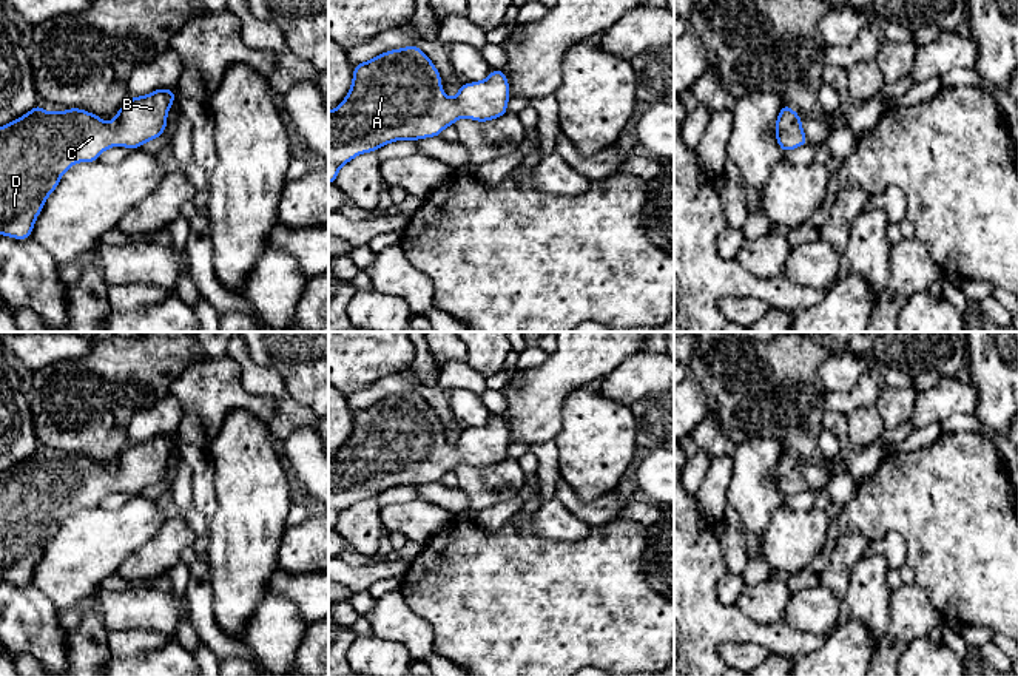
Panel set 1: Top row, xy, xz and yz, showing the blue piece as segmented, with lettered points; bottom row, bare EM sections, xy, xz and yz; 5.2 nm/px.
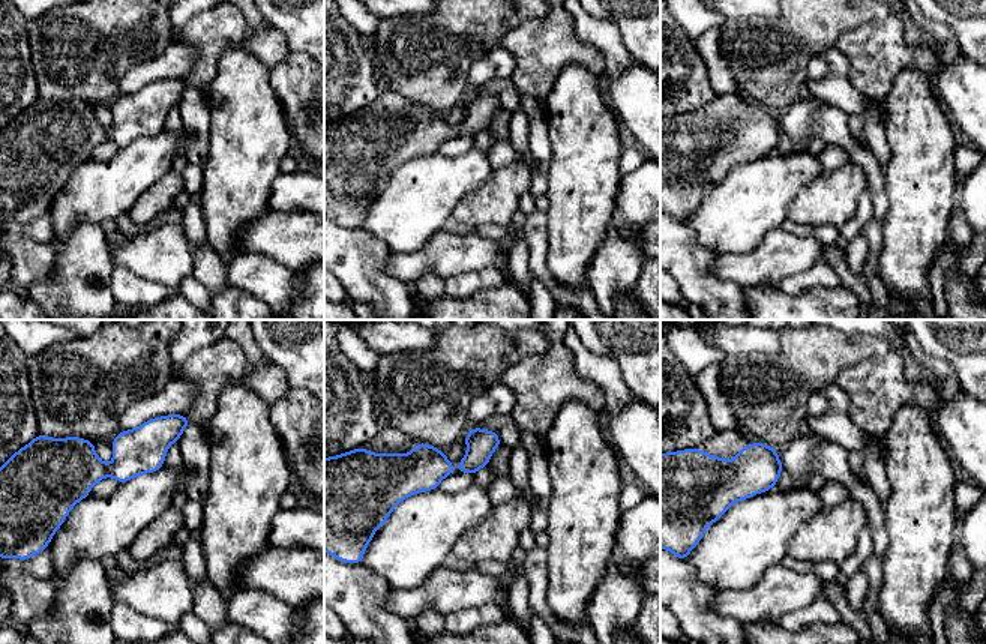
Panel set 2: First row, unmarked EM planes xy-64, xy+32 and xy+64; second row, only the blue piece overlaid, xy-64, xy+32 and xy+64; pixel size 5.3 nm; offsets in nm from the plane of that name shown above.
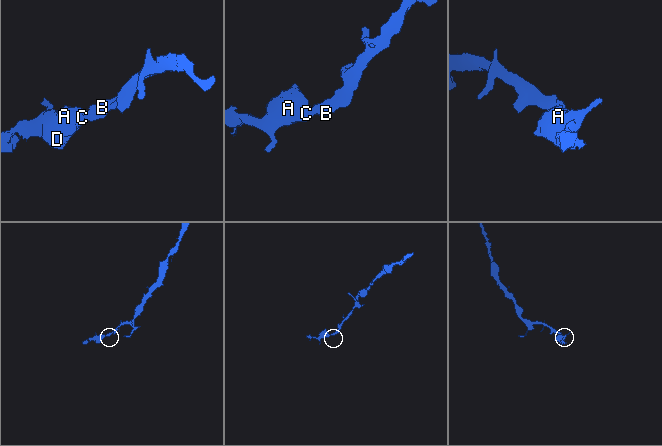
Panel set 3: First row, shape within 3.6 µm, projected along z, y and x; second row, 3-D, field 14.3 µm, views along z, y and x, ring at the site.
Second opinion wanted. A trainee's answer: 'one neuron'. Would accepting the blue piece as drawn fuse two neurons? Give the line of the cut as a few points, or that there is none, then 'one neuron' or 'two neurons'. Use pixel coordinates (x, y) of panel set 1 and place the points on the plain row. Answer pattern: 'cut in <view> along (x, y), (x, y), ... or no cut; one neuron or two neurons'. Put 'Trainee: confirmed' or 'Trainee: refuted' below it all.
no cut; one neuron
Trainee: confirmed

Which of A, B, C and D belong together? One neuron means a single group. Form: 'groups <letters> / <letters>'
groups A B C D

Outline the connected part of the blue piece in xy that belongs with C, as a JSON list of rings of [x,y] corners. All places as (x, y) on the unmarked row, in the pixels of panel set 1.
[[[167,434],[130,443],[111,469],[80,454],[48,458],[35,451],[22,463],[0,472],[0,580],[28,585],[48,542],[74,509],[96,508],[111,492],[136,495],[162,482],[174,443],[176,438]]]

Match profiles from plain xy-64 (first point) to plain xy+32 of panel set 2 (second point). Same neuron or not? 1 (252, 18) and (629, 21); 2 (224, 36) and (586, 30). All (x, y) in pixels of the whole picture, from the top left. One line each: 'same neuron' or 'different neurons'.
1: different neurons
2: different neurons

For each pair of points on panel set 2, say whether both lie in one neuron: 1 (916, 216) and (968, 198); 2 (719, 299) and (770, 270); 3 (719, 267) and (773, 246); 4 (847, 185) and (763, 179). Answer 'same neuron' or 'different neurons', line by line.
1: different neurons
2: different neurons
3: same neuron
4: different neurons

